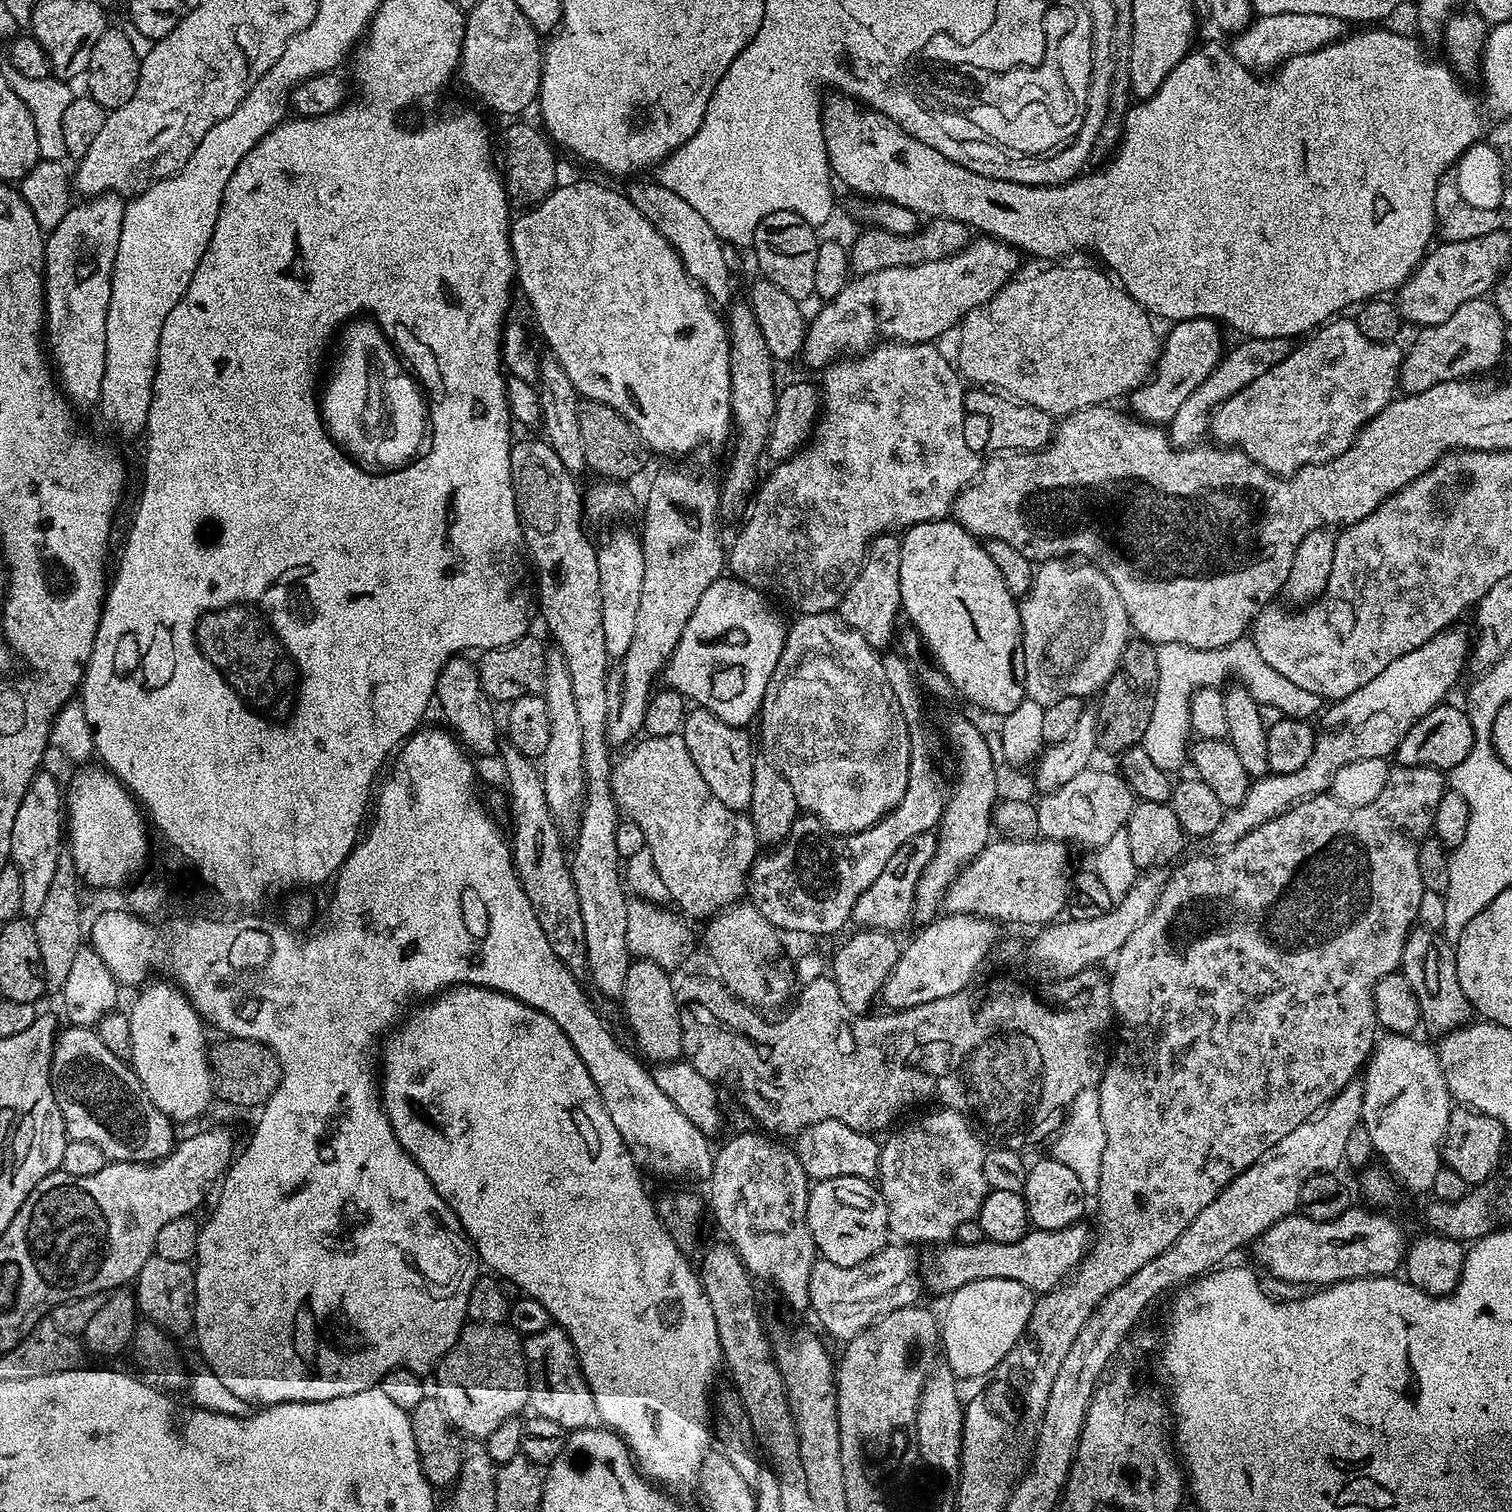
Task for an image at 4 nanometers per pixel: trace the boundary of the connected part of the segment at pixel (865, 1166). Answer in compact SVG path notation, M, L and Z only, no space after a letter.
M823 1120L806 1126L798 1133L794 1140L794 1151L809 1178L825 1180L853 1176L875 1181L879 1173L881 1150L876 1140L875 1135L859 1132L837 1120Z

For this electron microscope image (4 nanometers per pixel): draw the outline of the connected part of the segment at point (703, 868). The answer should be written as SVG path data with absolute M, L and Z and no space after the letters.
M683 735L648 736L636 743L631 745L632 752L626 753L621 760L619 757L612 770L612 793L616 806L642 830L644 843L653 854L662 883L668 891L668 900L676 903L675 907L685 917L711 918L745 895L748 872L758 855L758 841L752 821L745 813L722 806L722 802L710 794L710 786L706 786L702 774L698 774L698 766L694 766L686 750Z

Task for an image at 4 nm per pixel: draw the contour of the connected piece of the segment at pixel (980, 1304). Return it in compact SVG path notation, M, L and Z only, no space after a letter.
M982 1278L978 1282L966 1282L947 1300L940 1329L942 1356L948 1359L947 1367L957 1378L964 1378L988 1376L996 1371L1028 1328L1034 1293L1022 1286L1022 1282L1010 1278Z

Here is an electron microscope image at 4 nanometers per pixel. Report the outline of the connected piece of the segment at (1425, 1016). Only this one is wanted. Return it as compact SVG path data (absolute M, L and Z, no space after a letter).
M1423 926L1413 927L1412 933L1406 938L1400 968L1418 998L1423 1031L1428 1031L1433 1038L1446 1036L1456 1028L1463 1028L1473 1019L1472 1004L1466 994L1462 994L1462 985L1458 983L1455 947L1440 932L1432 932Z

